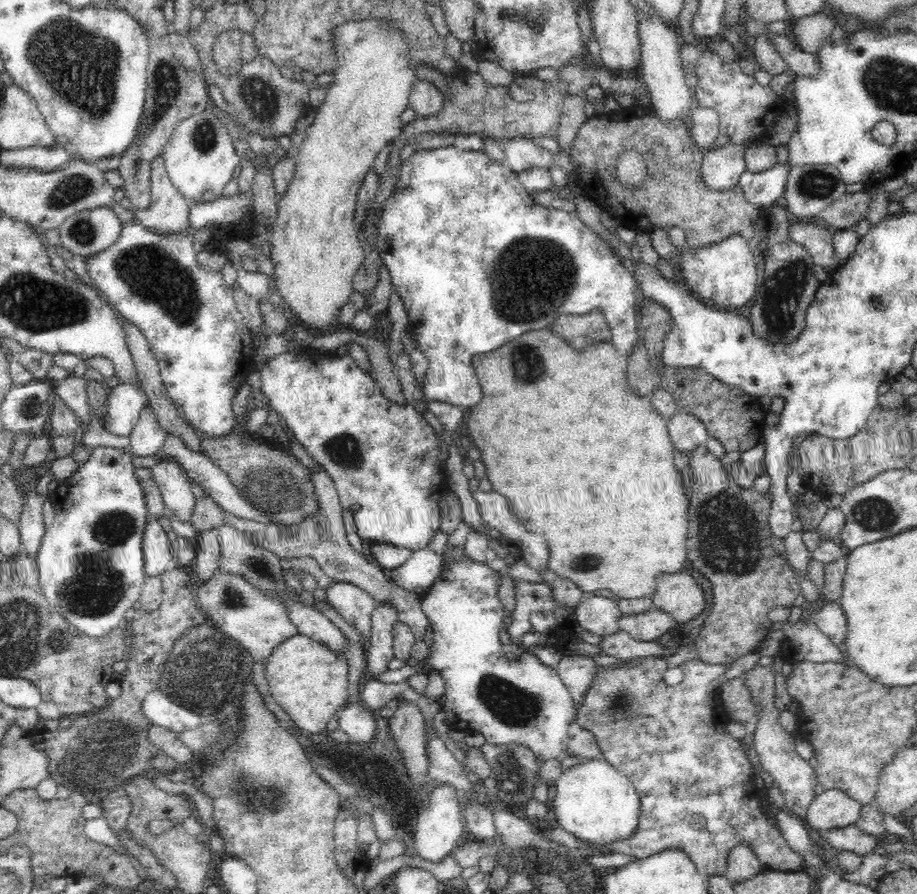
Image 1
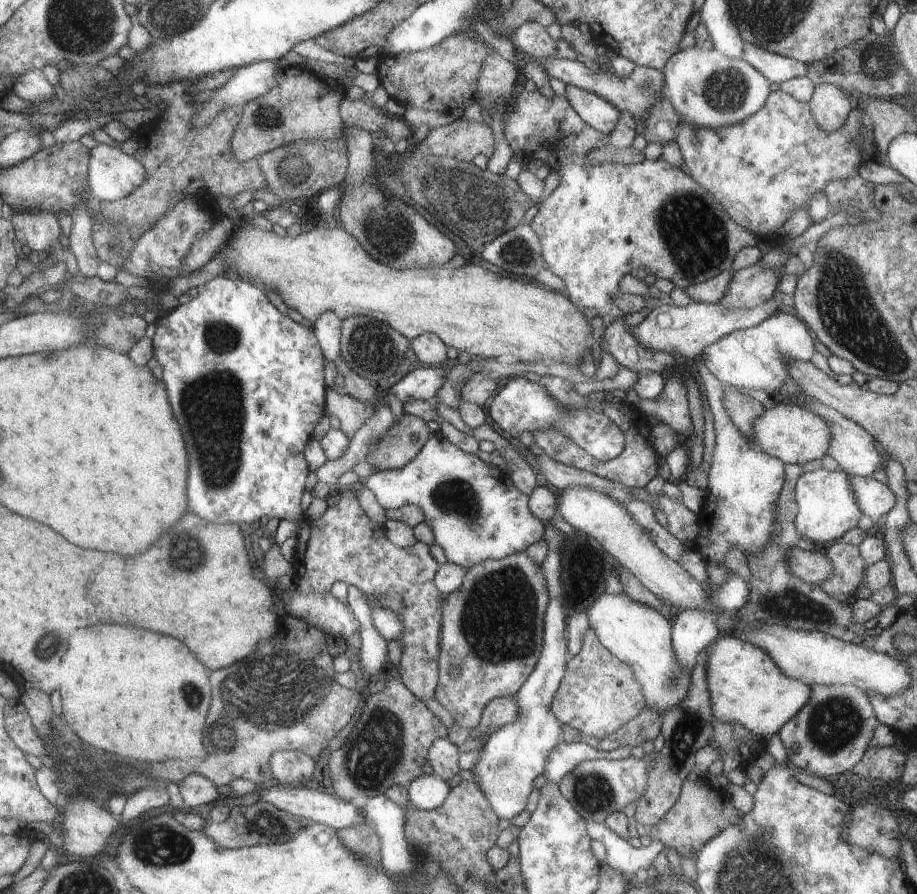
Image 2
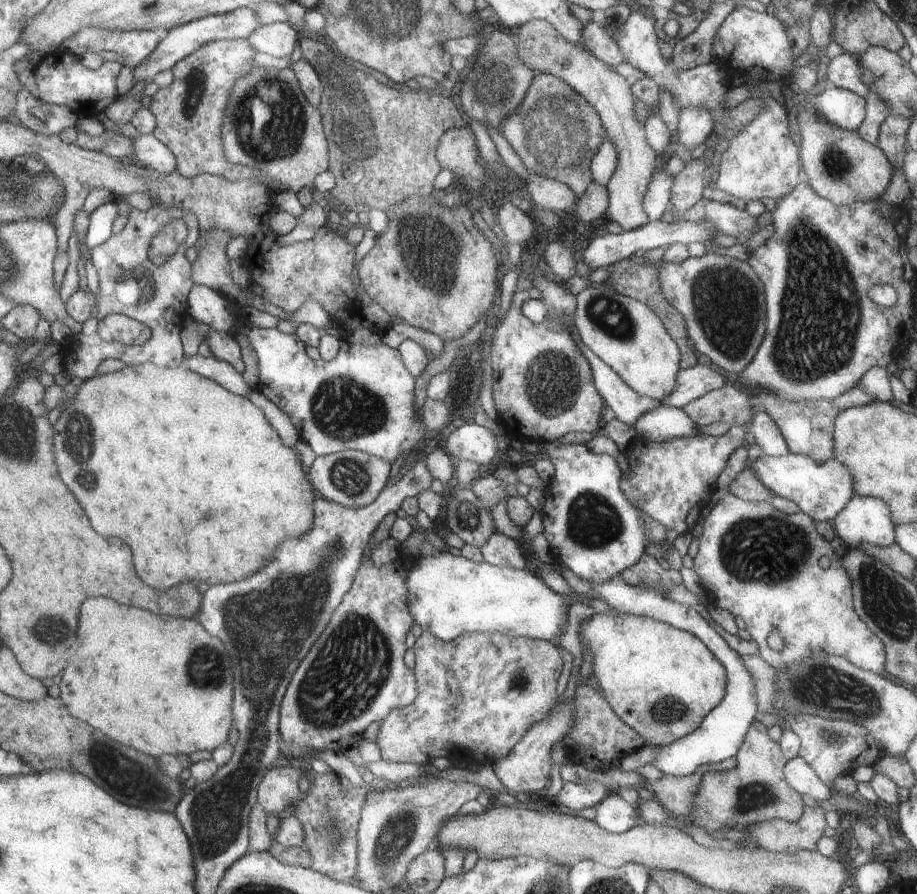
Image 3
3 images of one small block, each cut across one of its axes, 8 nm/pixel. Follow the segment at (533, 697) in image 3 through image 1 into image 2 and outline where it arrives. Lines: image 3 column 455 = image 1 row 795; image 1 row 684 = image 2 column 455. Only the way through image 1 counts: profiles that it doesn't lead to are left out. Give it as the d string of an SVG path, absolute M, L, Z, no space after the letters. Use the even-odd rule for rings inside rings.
M514 553L503 559L492 559L488 562L481 562L478 565L472 566L466 570L466 574L460 588L457 591L451 592L443 598L442 602L442 638L439 642L439 686L435 690L435 698L450 712L456 723L464 728L476 728L482 720L483 710L490 702L500 697L513 697L524 684L527 678L531 676L535 670L536 662L539 662L540 652L542 652L542 624L544 624L544 610L548 604L548 594L546 594L546 586L544 586L544 576L540 566L536 565L530 557L524 553ZM456 666L459 672L457 675L452 675L452 667Z

